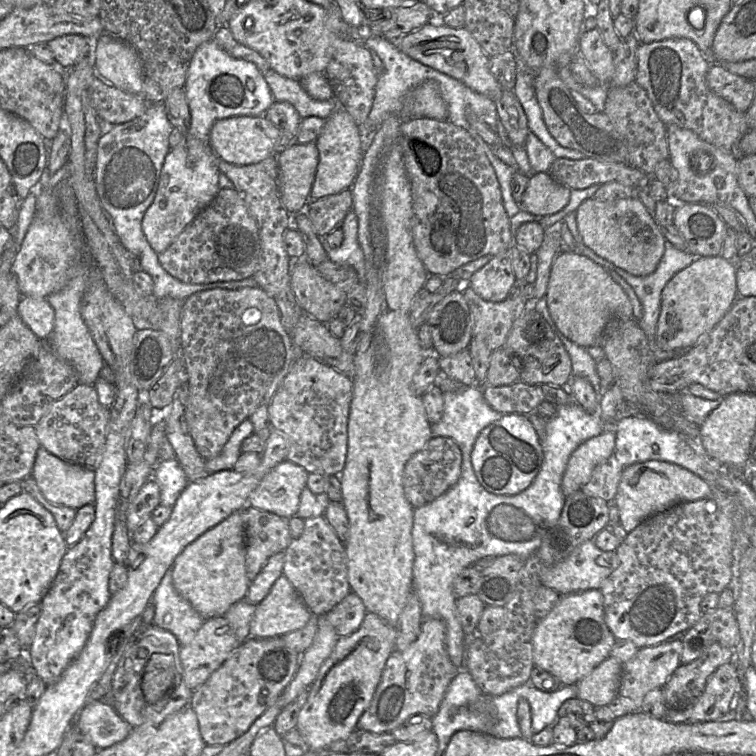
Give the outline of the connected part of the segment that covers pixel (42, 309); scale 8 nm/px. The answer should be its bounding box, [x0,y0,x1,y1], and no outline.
[18,297,55,339]

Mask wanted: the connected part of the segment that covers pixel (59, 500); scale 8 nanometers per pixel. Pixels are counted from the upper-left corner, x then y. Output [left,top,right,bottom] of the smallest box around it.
[32,446,95,510]

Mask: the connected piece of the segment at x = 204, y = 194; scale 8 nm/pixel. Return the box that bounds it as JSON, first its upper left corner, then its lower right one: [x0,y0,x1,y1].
[142,40,276,254]

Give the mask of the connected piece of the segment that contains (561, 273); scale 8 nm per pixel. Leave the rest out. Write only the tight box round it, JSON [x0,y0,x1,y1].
[545,250,633,347]

